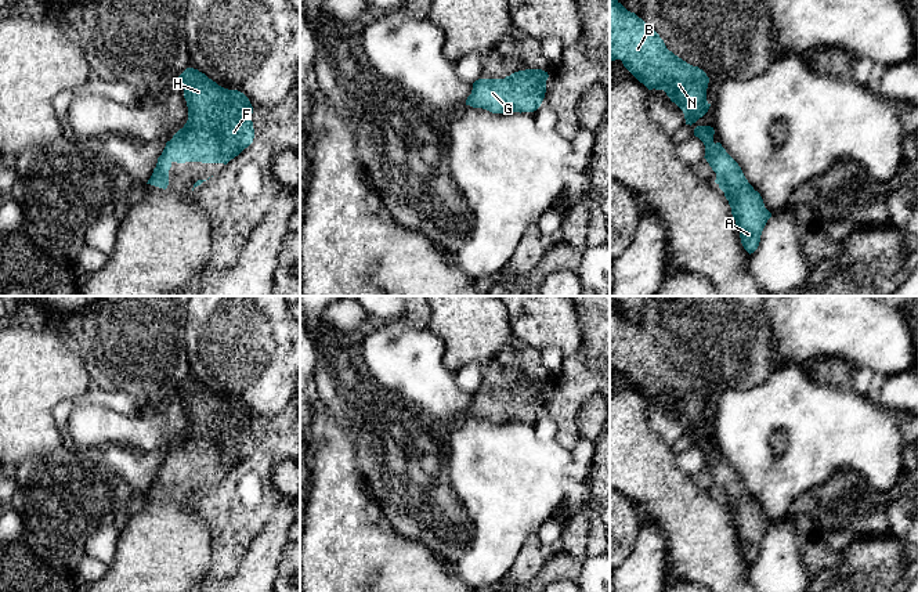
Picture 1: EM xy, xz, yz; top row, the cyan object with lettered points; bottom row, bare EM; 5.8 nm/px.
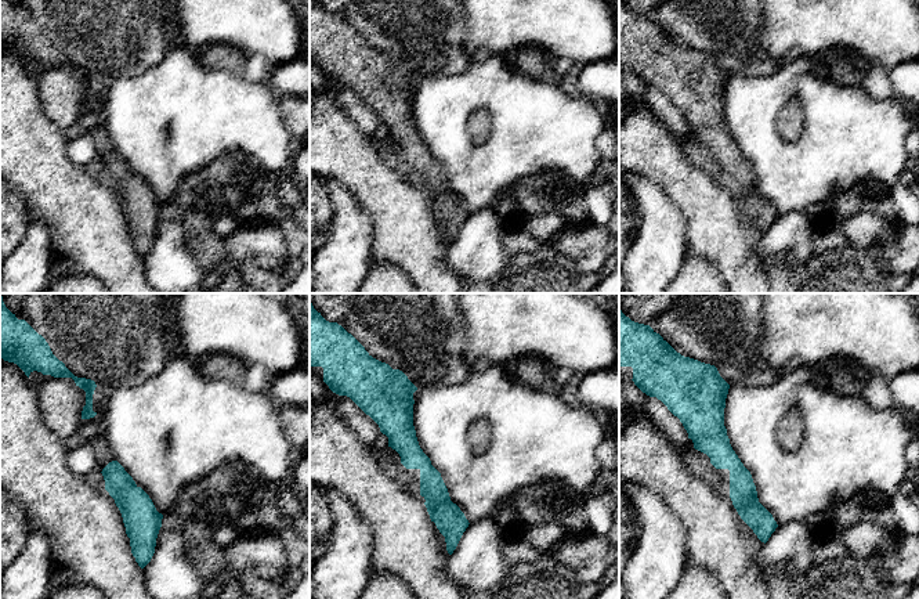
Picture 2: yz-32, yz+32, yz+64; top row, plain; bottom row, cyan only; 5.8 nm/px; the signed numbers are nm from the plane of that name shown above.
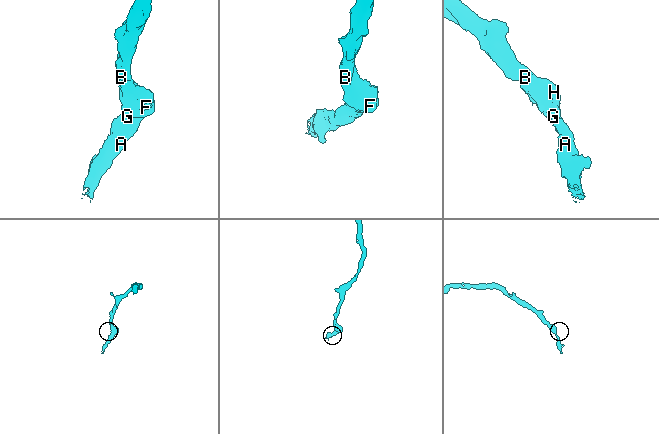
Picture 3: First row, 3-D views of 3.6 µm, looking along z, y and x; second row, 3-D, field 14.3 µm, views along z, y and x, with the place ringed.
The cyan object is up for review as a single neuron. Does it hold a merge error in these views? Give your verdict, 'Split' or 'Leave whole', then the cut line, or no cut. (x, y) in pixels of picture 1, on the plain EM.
Leave whole. No split

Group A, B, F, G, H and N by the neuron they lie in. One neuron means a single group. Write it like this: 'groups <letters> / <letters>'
groups A B F G H N

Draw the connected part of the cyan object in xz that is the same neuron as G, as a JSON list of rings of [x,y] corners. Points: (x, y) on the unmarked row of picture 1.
[[[525,379],[505,389],[478,389],[466,415],[492,423],[534,422],[545,408],[547,387],[542,379]]]

